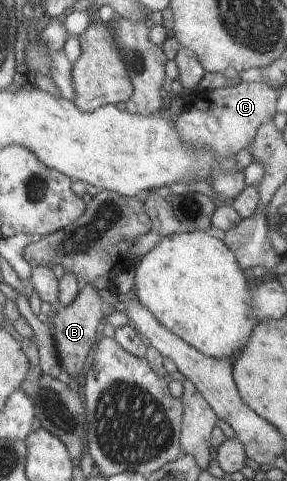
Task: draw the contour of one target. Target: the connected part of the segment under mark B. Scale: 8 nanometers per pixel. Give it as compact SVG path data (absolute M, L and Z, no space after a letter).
M85 284L85 286L79 287L79 294L73 300L73 304L61 308L53 320L50 320L62 371L69 374L71 378L75 378L75 380L83 374L81 368L85 364L85 358L87 358L91 346L97 342L95 336L97 336L97 326L99 326L101 318L103 318L103 300L101 300L99 292L95 290L95 286Z

